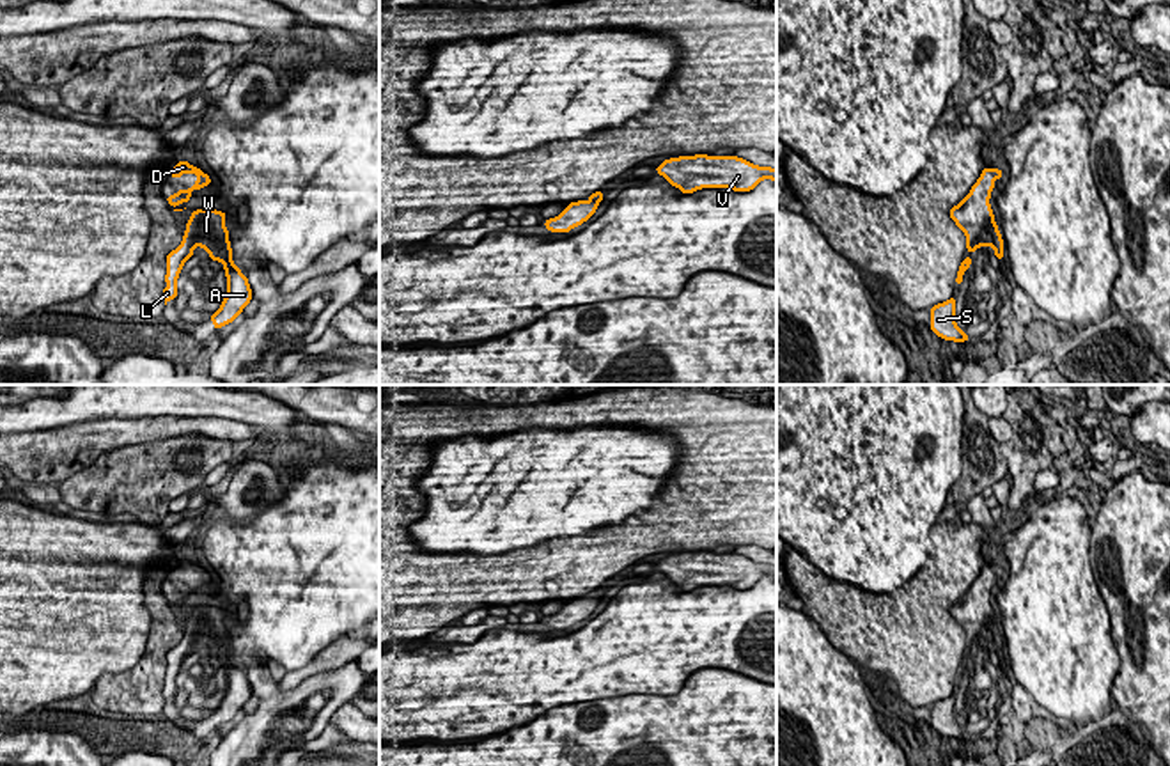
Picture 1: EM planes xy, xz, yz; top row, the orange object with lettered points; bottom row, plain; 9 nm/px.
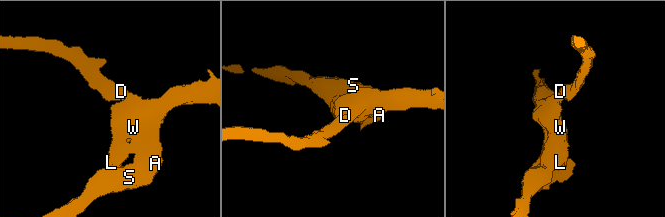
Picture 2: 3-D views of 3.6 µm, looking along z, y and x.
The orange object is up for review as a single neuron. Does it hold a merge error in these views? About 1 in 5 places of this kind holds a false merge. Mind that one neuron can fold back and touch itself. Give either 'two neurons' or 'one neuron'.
one neuron

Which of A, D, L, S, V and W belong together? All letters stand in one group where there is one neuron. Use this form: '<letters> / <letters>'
A D L S V W

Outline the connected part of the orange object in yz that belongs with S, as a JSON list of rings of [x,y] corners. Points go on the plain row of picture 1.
[[[956,693],[948,699],[938,700],[931,706],[931,727],[945,736],[954,739],[966,739],[970,734],[956,720]]]

